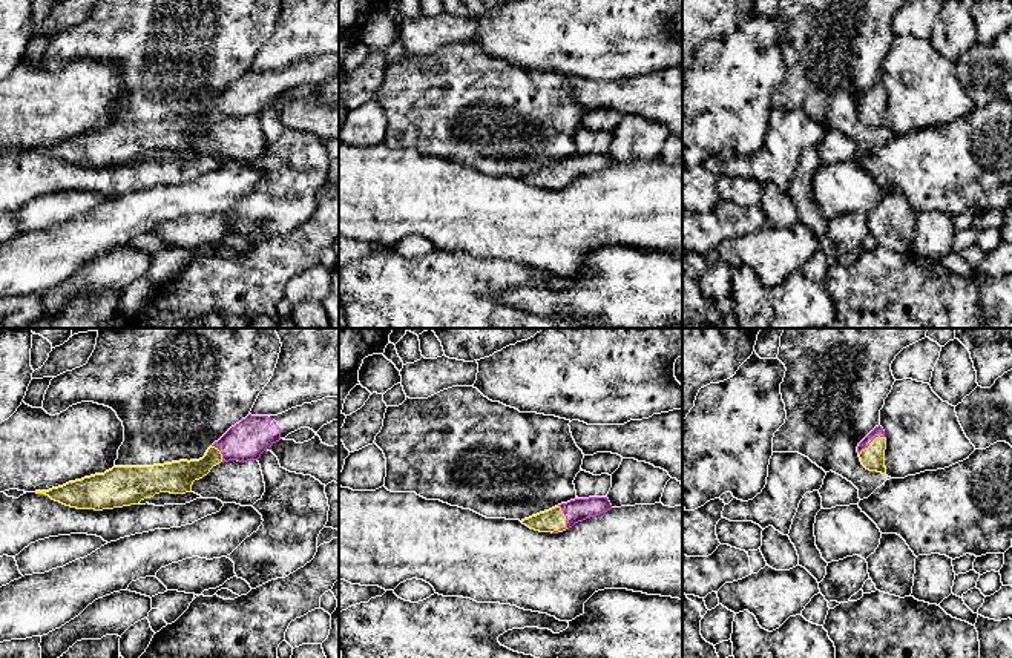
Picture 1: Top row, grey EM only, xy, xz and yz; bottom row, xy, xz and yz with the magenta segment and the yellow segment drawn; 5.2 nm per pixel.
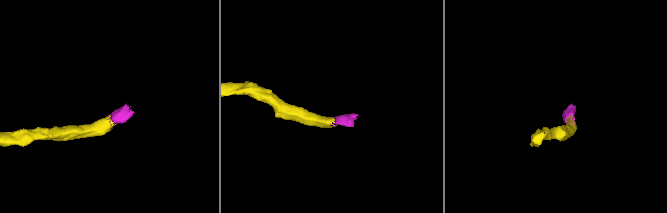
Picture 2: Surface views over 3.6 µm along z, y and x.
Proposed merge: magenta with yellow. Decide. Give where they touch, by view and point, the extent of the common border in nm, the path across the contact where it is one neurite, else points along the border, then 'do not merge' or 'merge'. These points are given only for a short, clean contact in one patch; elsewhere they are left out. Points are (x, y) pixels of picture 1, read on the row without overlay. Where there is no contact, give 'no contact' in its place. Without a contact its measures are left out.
yz (870, 98) | 170 nm | across yz (877, 88), (870, 98), (873, 114) | merge

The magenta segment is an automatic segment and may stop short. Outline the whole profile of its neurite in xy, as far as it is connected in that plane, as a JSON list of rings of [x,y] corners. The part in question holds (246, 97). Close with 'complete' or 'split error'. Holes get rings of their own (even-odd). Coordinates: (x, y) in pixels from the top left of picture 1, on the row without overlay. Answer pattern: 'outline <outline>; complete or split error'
outline [[[339,54],[304,60],[278,72],[248,71],[215,98],[199,117],[113,123],[104,130],[35,149],[46,150],[71,164],[95,167],[138,161],[159,149],[186,150],[192,149],[195,137],[207,132],[221,118],[258,117],[264,107],[288,90],[301,84],[317,89],[333,77],[339,77]]]; split error

